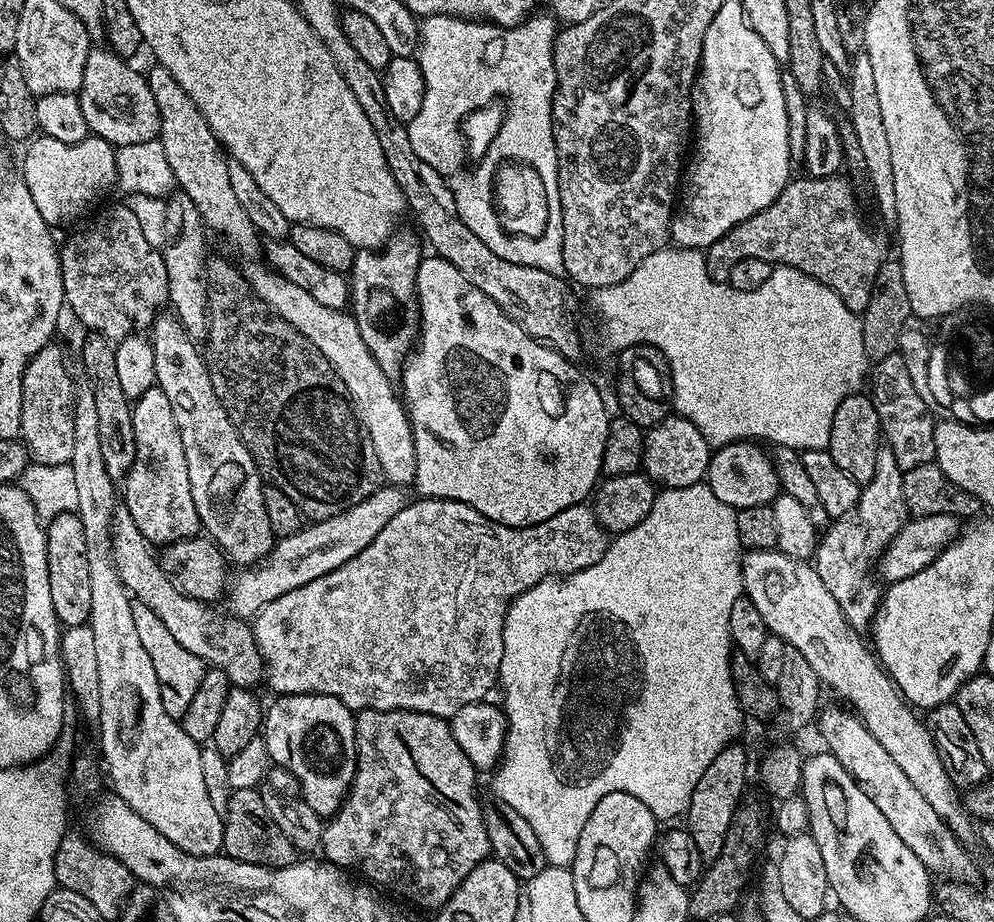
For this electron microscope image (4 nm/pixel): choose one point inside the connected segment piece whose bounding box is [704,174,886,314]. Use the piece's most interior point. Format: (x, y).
(815, 225)

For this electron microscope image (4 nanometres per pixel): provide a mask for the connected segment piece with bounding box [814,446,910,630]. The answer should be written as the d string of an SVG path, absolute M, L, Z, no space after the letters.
M881 446L878 466L874 466L874 478L861 487L860 497L853 508L845 516L835 517L829 523L816 545L814 567L818 578L822 578L826 590L834 594L834 602L838 602L842 614L846 614L846 622L857 630L867 629L876 618L882 588L876 585L874 569L884 549L910 519L902 490L903 481L904 473L894 460L891 449Z

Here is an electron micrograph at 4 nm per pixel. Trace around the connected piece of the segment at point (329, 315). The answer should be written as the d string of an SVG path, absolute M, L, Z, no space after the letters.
M152 66L152 69L147 69L146 75L150 94L154 94L154 103L158 106L158 139L162 150L166 150L166 162L170 162L170 170L179 191L186 193L190 202L198 206L198 214L204 220L205 229L209 233L217 232L245 260L242 271L258 298L262 298L262 302L266 302L266 306L270 306L274 314L290 322L290 326L294 326L298 334L306 334L306 338L310 338L310 342L314 342L314 346L322 350L326 362L330 362L334 374L338 374L345 393L352 402L356 421L360 423L367 443L371 444L382 465L385 481L392 486L411 485L416 478L416 447L408 410L405 401L396 397L393 377L384 373L374 354L370 354L370 346L362 342L362 330L358 330L356 317L343 308L330 309L322 306L313 295L288 281L261 259L260 231L256 229L254 222L250 222L250 217L230 187L229 157L210 130L206 118L202 118L202 110L194 106L194 98L190 98L190 94L186 94L186 90L178 86L170 70Z

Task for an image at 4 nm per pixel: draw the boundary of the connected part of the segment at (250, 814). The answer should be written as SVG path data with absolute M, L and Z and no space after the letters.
M257 789L235 790L228 799L228 807L224 817L223 855L234 858L238 862L257 864L263 868L288 868L296 863L298 853L290 838L278 830L274 818L264 805L264 797Z

